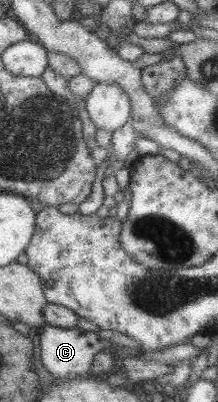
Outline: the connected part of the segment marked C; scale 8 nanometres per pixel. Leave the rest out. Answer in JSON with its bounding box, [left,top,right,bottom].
[40,325,107,380]

